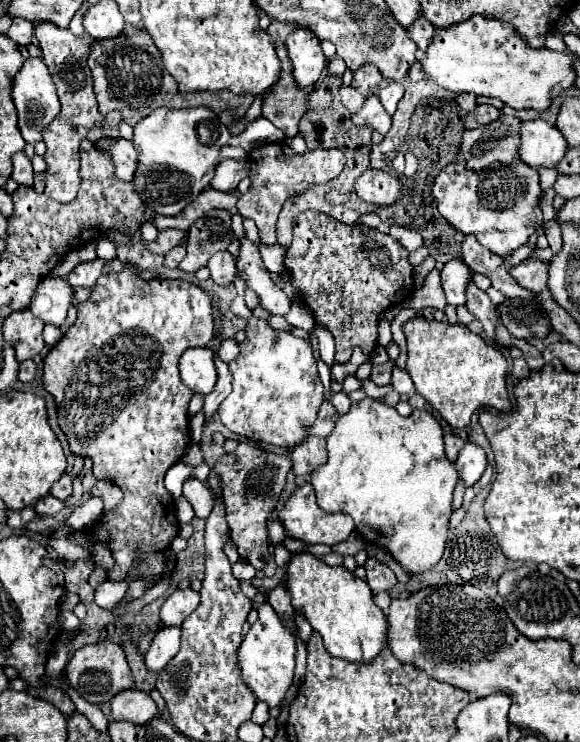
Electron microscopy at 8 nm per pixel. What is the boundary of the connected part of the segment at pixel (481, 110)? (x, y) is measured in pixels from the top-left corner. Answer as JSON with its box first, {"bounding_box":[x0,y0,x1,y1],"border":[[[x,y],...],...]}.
{"bounding_box":[465,106,499,128],"border":[[[477,106],[473,110],[473,118],[465,118],[465,128],[479,128],[479,126],[485,126],[493,120],[497,120],[499,116],[499,110],[493,108],[493,106]]]}

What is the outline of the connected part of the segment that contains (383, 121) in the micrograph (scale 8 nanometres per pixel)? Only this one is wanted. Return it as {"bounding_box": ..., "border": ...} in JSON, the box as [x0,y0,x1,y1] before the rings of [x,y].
{"bounding_box":[353,96,391,134],"border":[[[377,96],[367,98],[361,112],[353,114],[353,122],[357,126],[369,126],[371,130],[377,130],[381,134],[389,132],[389,128],[391,128],[391,116],[387,114],[387,110],[383,108],[383,104]]]}

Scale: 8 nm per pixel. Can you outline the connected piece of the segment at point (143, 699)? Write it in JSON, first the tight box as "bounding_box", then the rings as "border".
{"bounding_box":[111,688,157,726],"border":[[[135,688],[119,692],[111,700],[111,718],[113,720],[127,720],[127,722],[133,722],[135,726],[141,726],[141,724],[153,720],[155,712],[157,712],[157,706],[151,700],[151,696],[145,696],[143,692],[137,692]]]}

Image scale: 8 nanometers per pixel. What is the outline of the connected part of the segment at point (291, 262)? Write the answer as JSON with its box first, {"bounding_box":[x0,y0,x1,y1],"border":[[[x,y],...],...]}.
{"bounding_box":[285,210,413,364],"border":[[[313,210],[297,216],[293,222],[293,242],[285,254],[285,266],[291,274],[291,284],[301,292],[301,298],[311,308],[315,322],[331,330],[335,338],[335,362],[347,364],[355,346],[365,354],[373,352],[379,314],[389,306],[407,300],[413,292],[413,272],[407,256],[409,252],[393,236],[365,224],[341,224],[331,216]]]}

